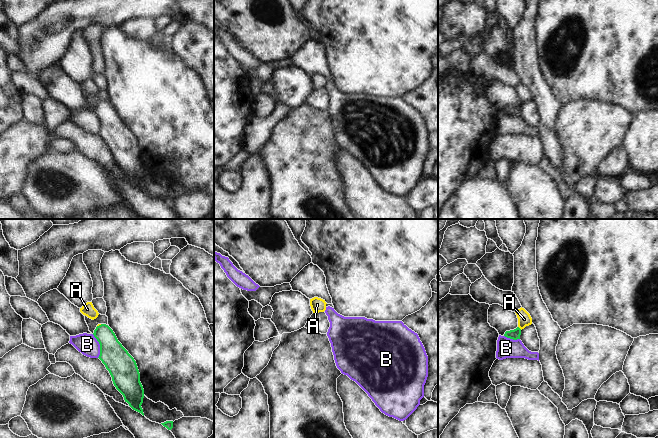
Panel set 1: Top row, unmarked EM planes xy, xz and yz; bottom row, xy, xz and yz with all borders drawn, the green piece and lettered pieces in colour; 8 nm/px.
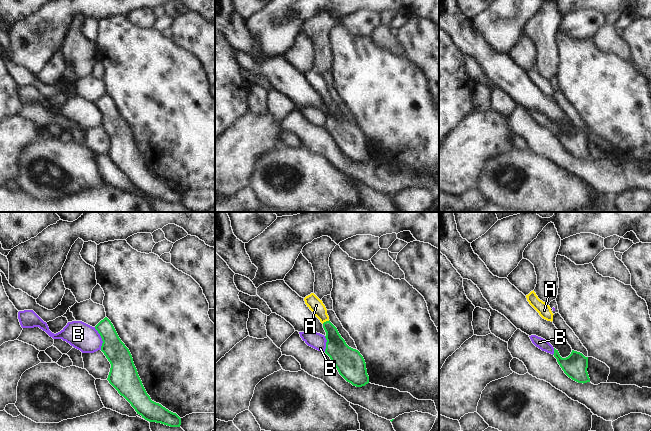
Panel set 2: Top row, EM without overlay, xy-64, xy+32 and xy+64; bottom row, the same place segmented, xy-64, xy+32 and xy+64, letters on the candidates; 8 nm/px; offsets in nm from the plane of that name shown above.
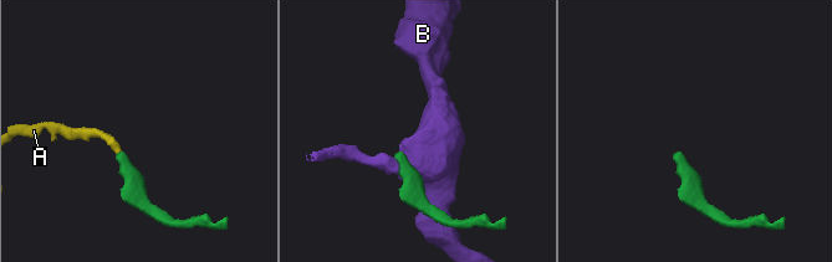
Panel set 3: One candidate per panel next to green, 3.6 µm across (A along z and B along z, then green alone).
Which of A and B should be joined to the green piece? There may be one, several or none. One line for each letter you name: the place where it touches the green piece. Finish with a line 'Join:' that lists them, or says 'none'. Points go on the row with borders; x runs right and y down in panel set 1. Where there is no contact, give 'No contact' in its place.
A: Touches green at yz (519, 328)
Join: A.

